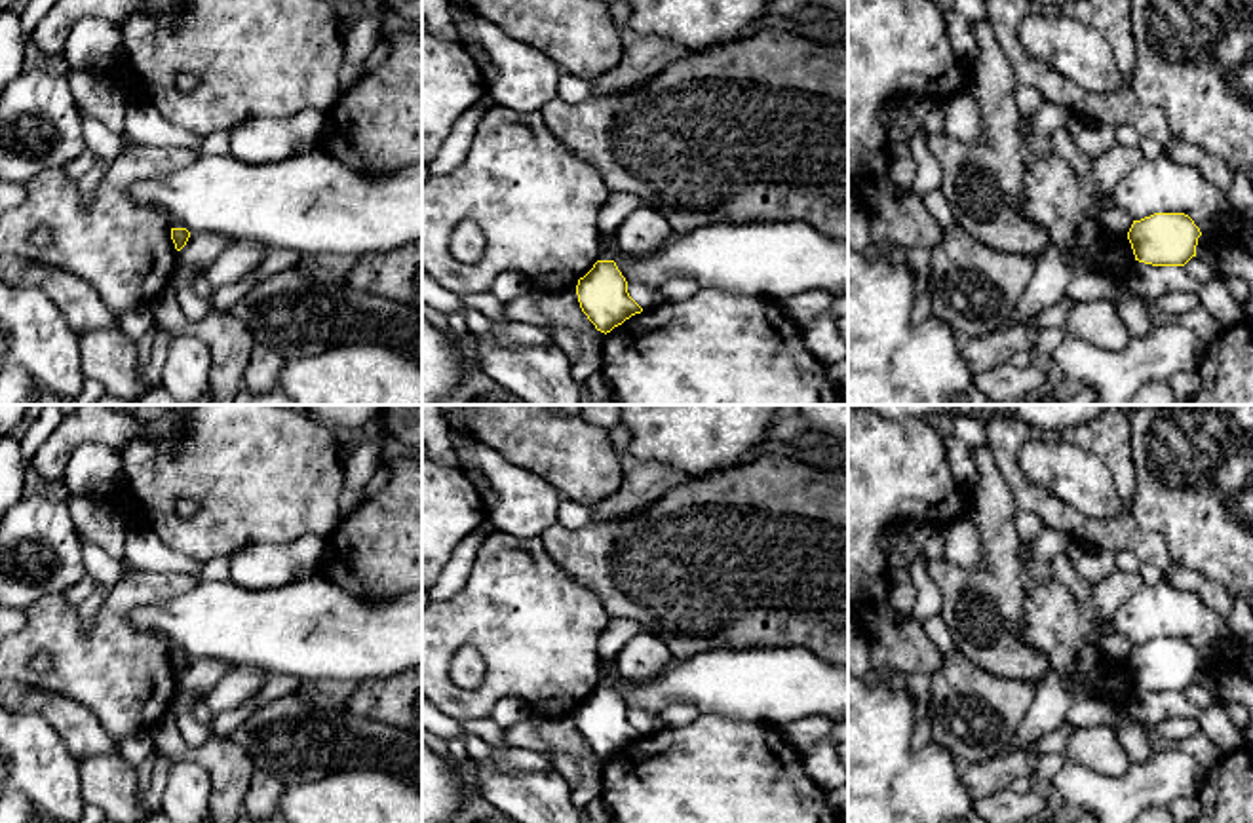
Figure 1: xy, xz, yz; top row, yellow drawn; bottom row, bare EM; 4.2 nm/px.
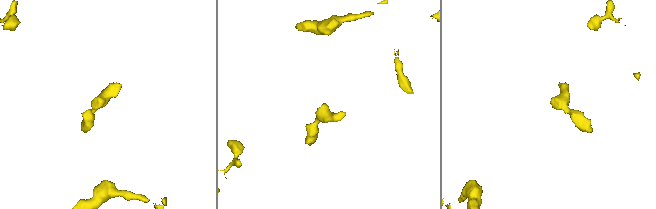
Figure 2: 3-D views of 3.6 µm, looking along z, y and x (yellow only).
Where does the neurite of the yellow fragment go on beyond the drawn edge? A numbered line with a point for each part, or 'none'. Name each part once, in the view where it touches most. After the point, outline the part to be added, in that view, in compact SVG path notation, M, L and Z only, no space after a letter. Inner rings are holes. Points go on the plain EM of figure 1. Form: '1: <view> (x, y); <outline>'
none

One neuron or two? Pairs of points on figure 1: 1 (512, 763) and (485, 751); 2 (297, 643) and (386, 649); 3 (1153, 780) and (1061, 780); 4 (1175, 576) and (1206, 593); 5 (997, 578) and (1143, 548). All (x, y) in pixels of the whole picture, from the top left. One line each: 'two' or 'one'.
1: one
2: one
3: one
4: one
5: two

